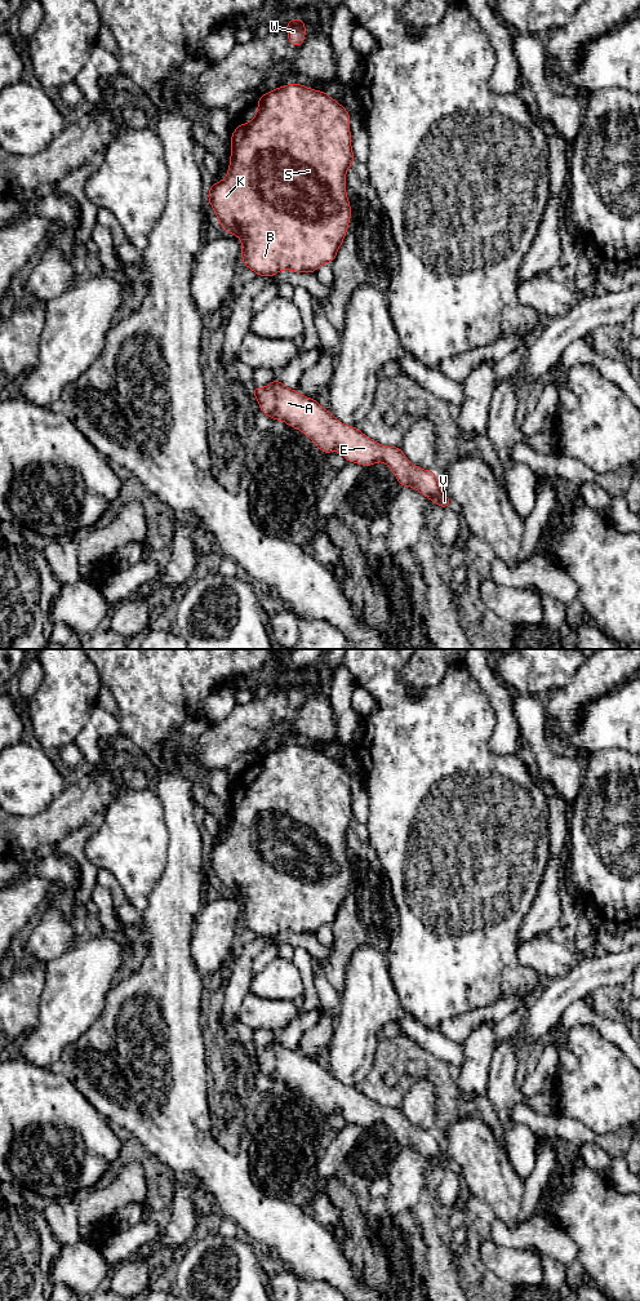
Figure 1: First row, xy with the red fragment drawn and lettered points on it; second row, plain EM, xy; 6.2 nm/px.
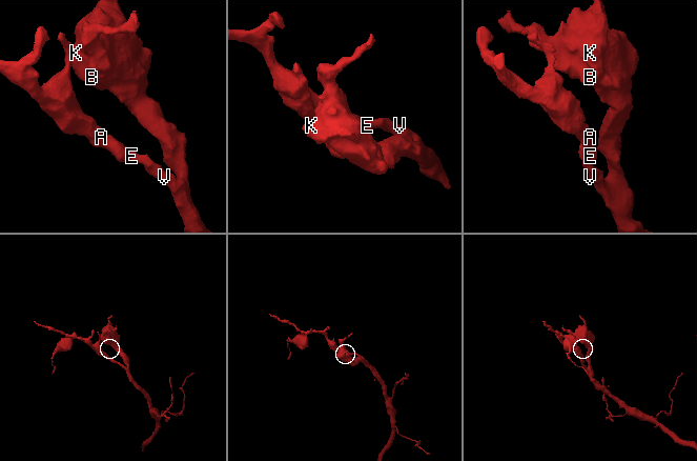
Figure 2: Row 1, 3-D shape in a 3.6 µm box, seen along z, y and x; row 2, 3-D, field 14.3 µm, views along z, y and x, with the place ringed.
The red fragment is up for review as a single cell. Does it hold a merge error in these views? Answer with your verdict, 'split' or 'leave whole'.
leave whole

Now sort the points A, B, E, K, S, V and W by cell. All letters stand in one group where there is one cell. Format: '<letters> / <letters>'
A B E K S V W

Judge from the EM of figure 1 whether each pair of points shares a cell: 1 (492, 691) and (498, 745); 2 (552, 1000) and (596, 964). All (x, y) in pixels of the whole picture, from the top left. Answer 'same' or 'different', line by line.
1: same
2: same

